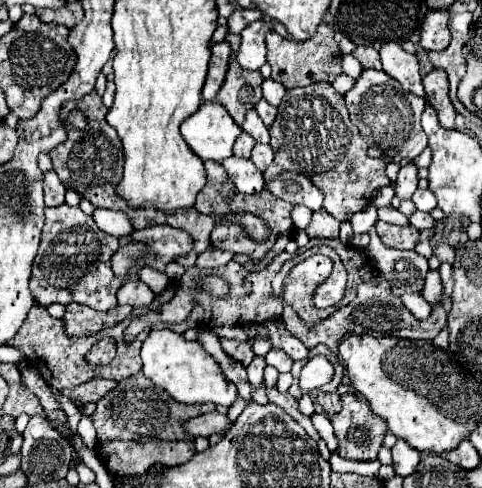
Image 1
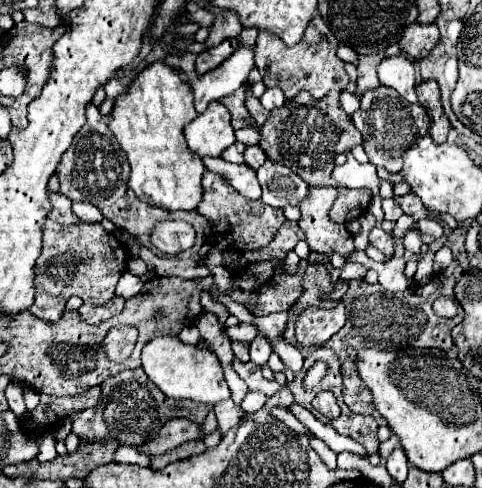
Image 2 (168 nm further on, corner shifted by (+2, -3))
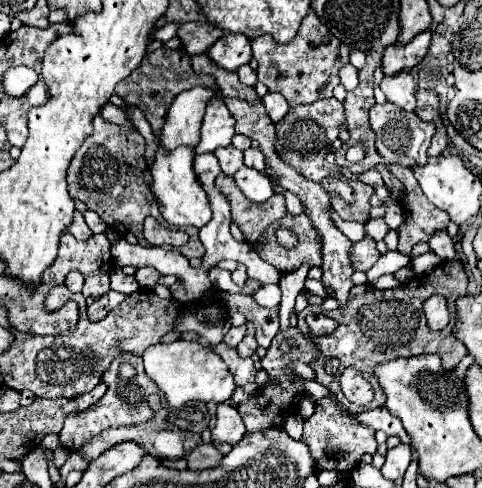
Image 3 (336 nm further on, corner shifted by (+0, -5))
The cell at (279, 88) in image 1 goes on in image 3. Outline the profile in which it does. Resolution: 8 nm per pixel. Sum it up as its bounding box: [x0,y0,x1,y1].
[264,92,290,122]

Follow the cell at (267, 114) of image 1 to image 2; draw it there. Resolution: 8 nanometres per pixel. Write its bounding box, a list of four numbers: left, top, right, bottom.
[246,86,268,126]

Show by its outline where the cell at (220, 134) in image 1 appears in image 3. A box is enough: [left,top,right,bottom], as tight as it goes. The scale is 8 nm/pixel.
[196,98,234,154]

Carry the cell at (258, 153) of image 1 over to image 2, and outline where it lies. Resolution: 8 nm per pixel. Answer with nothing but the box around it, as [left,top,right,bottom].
[244,144,266,170]

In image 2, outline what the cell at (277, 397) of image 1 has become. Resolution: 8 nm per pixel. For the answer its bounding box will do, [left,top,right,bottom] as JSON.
[232,358,280,396]

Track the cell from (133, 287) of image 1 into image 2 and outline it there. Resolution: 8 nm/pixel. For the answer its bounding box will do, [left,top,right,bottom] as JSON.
[116,272,142,298]

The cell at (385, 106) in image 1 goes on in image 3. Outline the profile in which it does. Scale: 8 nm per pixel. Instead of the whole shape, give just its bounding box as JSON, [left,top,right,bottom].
[370,104,434,166]

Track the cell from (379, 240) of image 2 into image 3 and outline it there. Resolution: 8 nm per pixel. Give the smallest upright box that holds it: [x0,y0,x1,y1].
[352,238,380,270]

